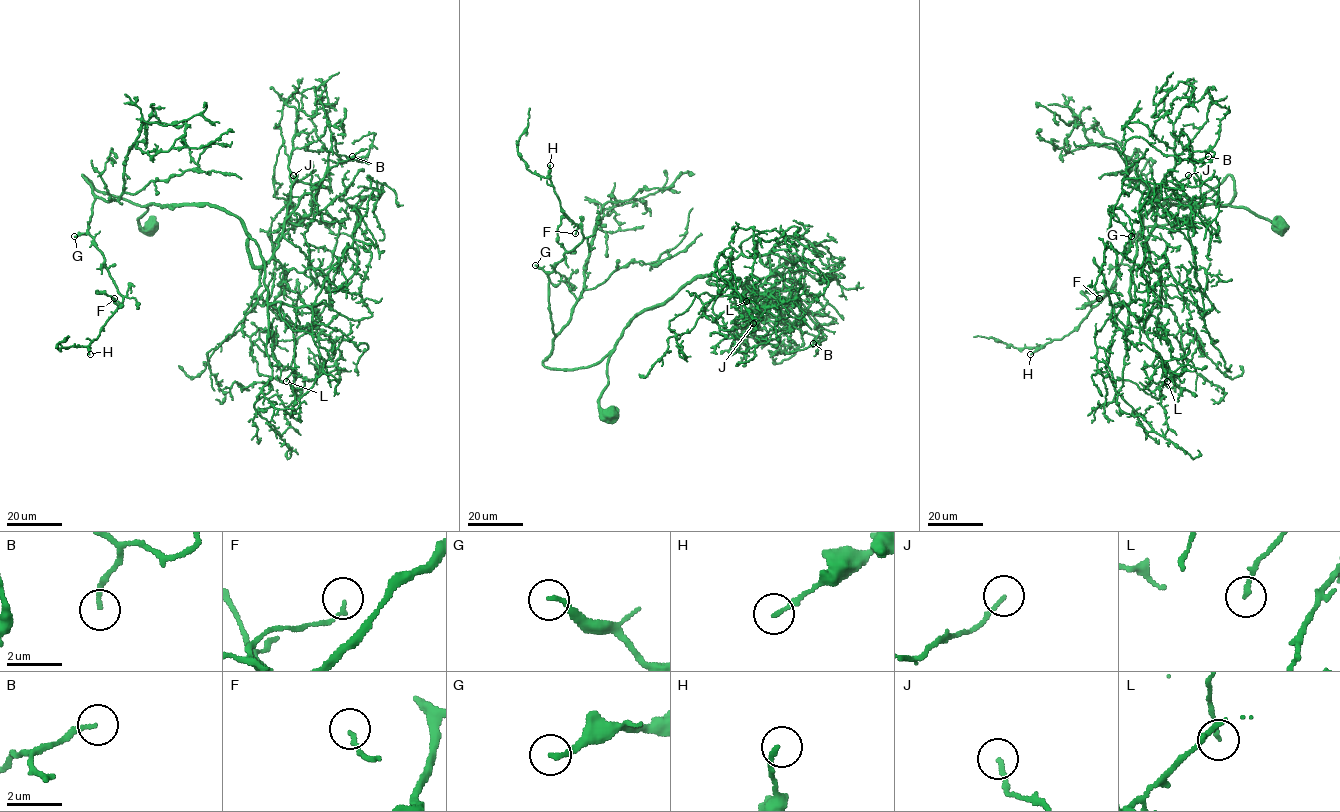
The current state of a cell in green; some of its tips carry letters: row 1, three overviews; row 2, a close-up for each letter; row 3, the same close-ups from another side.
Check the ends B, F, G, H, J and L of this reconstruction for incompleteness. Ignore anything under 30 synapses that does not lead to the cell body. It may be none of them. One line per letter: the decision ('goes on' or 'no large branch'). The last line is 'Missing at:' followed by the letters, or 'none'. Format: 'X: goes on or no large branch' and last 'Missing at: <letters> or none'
B: no large branch
F: no large branch
G: goes on
H: no large branch
J: no large branch
L: no large branch
Missing at: G

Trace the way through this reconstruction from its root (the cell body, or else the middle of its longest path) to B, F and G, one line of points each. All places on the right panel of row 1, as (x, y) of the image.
B: (1281, 226), (1159, 204), (1142, 216), (1150, 266), (1171, 133), (1208, 156)
F: (1281, 226), (1218, 204), (1234, 197), (1228, 175), (1188, 215), (1145, 227), (1111, 291), (1099, 298)
G: (1281, 226), (1218, 204), (1234, 197), (1228, 175), (1188, 215), (1131, 236)

